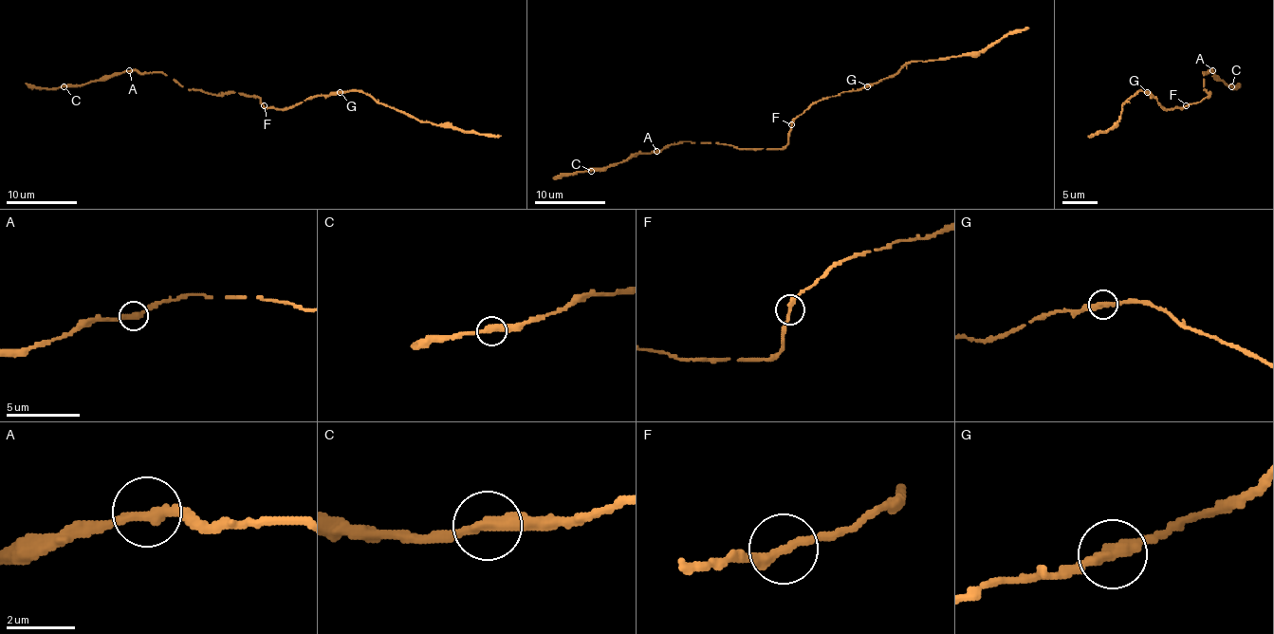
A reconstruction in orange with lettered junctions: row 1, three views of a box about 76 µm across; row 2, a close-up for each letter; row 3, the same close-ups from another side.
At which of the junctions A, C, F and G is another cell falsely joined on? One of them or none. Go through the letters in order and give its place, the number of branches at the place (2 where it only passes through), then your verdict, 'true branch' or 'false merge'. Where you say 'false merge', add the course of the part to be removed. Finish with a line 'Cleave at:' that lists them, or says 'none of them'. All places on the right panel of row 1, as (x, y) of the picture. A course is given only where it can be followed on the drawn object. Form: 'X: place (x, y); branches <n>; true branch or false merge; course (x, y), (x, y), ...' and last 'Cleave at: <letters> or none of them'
A: place (1212, 70); branches 2; true branch
C: place (1231, 86); branches 2; true branch
F: place (1186, 105); branches 2; true branch
G: place (1147, 92); branches 2; true branch
Cleave at: none of them

